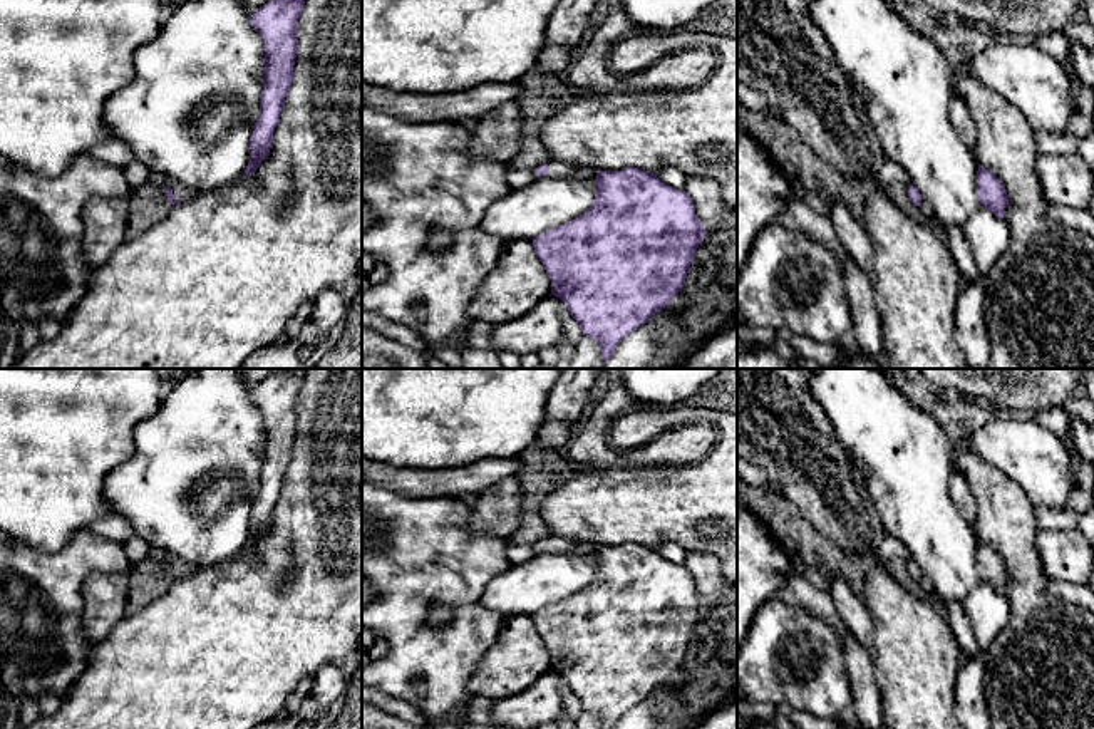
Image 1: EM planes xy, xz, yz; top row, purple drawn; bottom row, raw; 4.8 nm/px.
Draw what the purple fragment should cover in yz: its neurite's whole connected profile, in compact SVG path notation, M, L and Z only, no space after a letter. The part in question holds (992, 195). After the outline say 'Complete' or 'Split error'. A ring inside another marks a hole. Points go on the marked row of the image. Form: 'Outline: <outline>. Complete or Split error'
Outline: M978 166L977 171L977 191L982 208L990 209L999 218L1004 218L1009 204L1007 191L1002 181L983 166Z. Complete

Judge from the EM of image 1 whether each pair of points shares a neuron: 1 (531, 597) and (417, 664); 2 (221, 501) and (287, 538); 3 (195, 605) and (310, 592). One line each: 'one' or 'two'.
1: two
2: two
3: one

